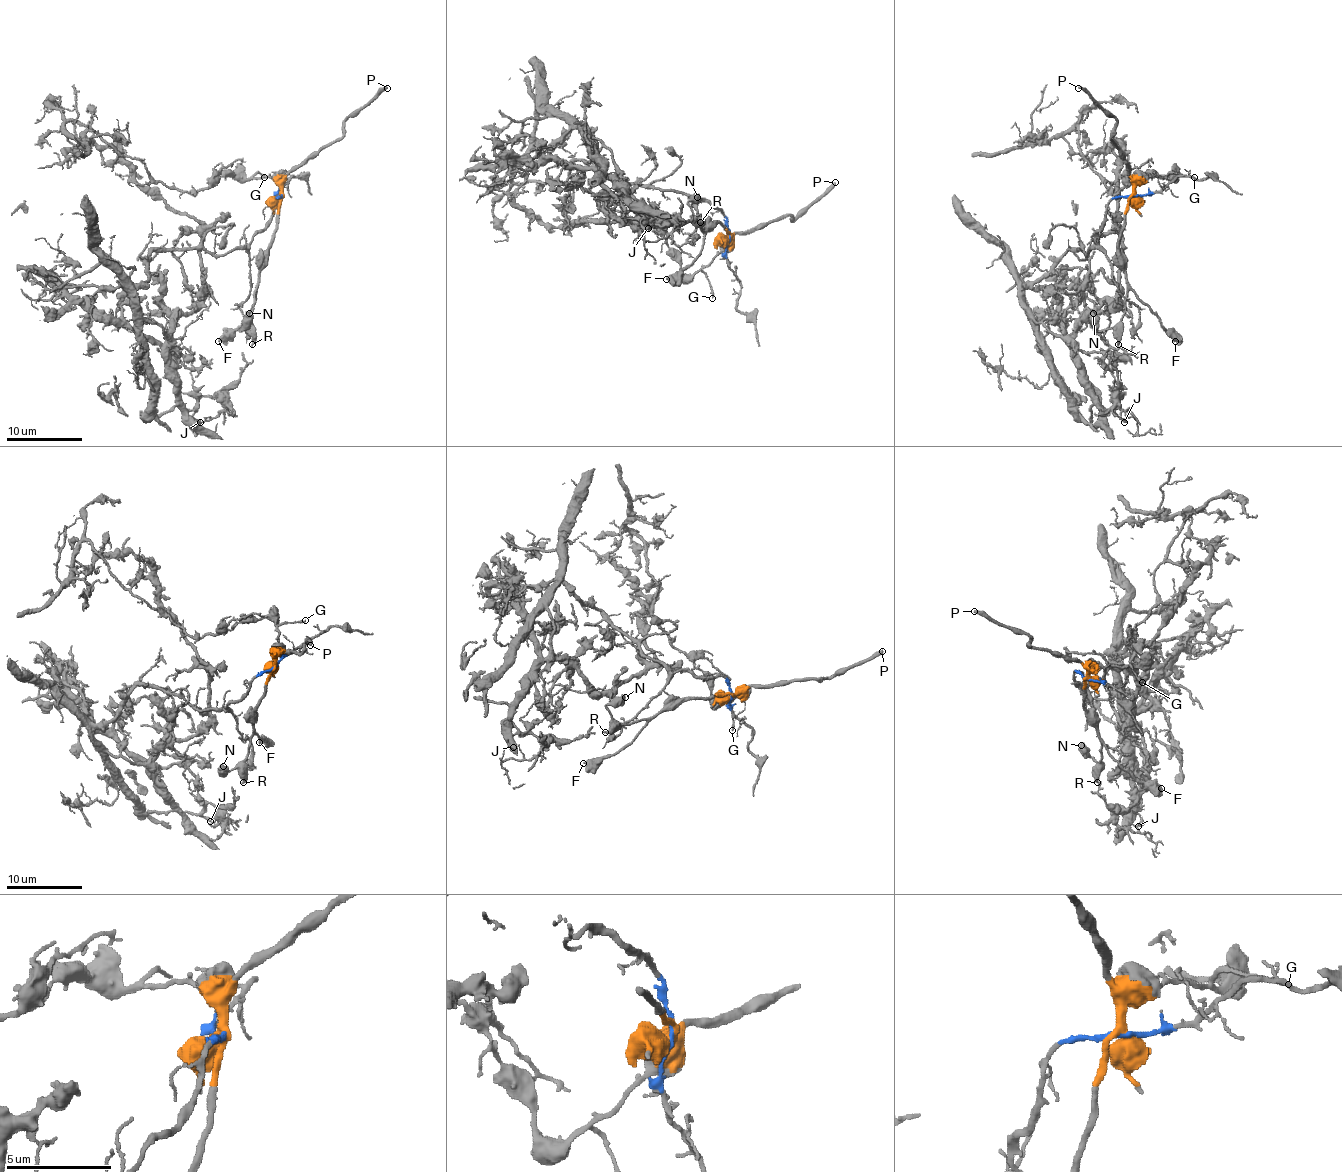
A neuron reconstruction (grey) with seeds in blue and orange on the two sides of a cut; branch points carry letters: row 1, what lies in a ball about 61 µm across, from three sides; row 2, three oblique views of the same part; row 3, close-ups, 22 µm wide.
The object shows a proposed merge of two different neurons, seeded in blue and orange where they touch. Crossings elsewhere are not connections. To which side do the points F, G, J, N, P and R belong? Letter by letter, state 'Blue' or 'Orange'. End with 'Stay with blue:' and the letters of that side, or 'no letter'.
F: Orange
G: Orange
J: Blue
N: Orange
P: Orange
R: Orange
Stay with blue: J

